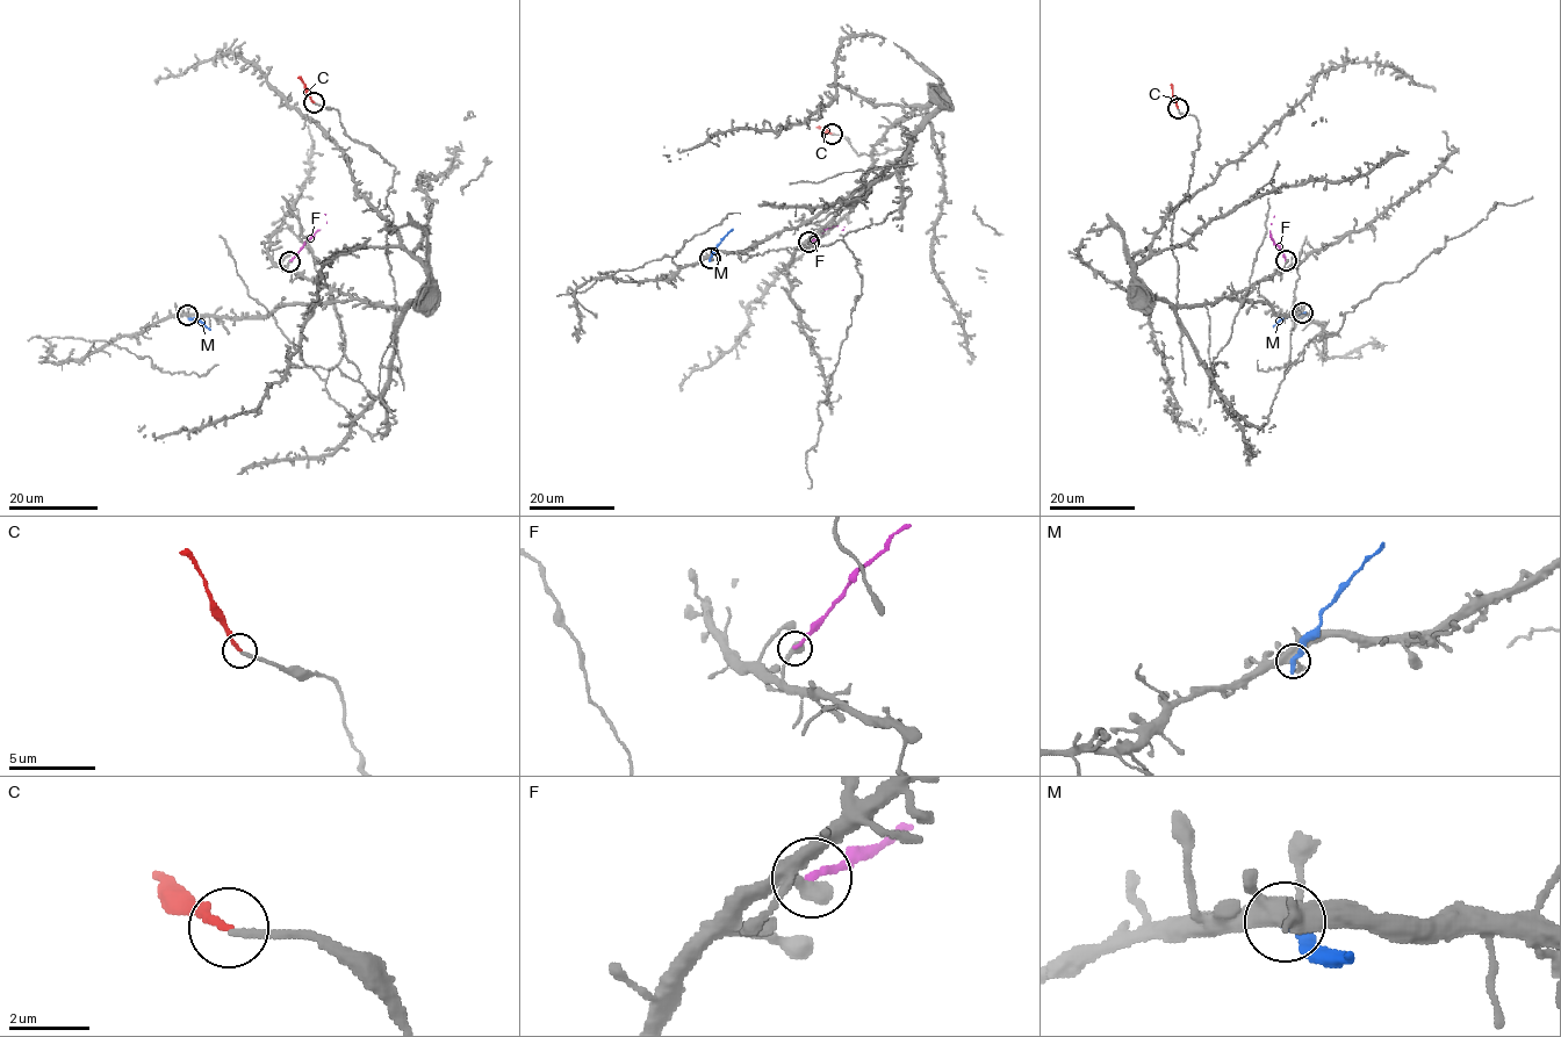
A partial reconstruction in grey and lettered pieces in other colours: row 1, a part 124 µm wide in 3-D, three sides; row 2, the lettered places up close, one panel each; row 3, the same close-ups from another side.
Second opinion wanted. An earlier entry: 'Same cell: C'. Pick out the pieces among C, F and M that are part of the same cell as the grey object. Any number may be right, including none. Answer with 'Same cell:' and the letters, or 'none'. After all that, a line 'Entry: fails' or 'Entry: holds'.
Same cell: C
Entry: holds

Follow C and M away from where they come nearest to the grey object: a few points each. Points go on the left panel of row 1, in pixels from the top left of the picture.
C: (313, 102), (299, 77)
M: (187, 315), (210, 330)

